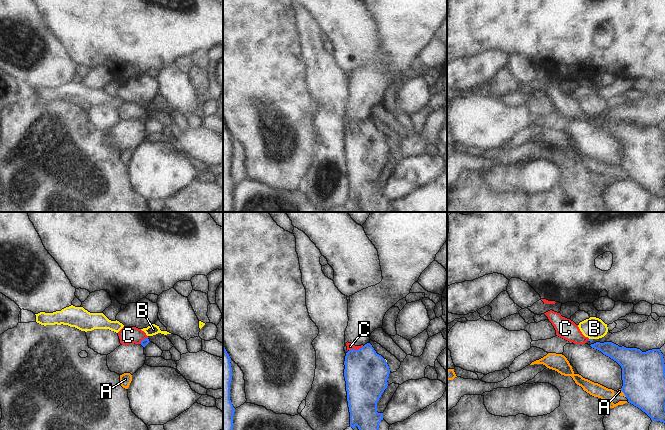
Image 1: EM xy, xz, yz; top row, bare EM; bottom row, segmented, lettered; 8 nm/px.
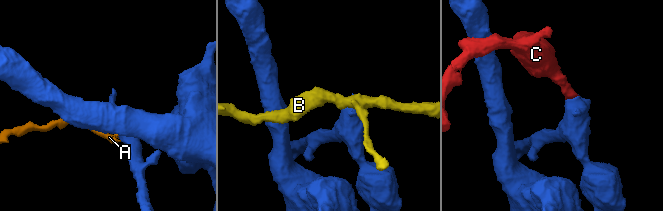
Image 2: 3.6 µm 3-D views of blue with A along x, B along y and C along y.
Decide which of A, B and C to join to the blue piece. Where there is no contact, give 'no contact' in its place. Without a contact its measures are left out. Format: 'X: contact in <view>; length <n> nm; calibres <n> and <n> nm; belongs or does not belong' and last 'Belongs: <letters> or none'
A: contact in yz; length 80 nm; calibres 360 and 40 nm; does not belong
B: contact in yz; length 30 nm; calibres 20 and 180 nm; does not belong
C: contact in xz; length 120 nm; calibres 360 and 50 nm; belongs
Belongs: C

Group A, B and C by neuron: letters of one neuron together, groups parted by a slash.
A / B / C

